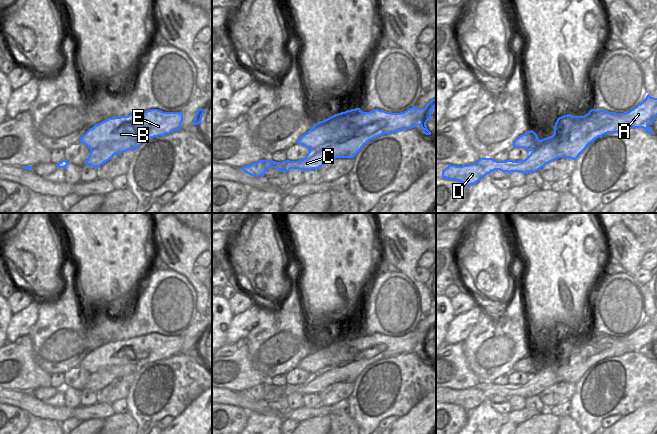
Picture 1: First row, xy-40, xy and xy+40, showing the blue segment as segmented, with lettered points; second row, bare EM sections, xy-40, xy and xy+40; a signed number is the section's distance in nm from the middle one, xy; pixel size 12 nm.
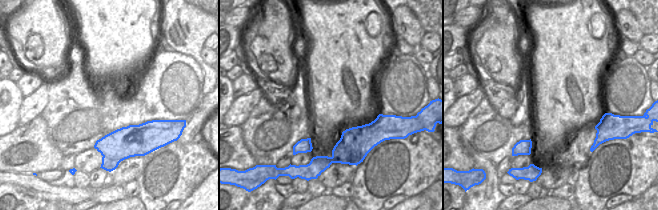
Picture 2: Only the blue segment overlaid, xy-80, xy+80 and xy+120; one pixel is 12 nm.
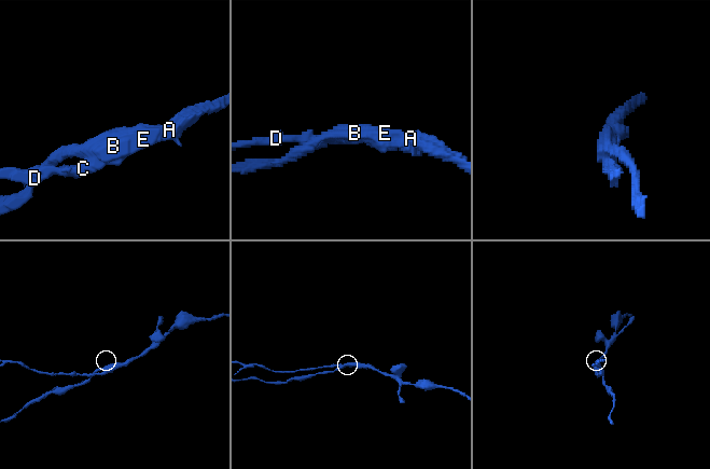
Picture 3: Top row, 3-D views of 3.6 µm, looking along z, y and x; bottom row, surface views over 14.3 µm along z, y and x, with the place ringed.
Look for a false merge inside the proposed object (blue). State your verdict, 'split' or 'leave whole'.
split

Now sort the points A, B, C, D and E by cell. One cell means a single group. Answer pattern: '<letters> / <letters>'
A B E / C D

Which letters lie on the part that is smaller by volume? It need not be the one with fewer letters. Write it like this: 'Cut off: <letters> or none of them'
Cut off: C, D

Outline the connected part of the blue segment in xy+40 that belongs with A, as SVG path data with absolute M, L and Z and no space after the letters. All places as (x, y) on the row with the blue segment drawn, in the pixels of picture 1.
M648 94L640 104L626 112L625 118L632 128L643 128L652 135L653 132L648 126L653 124L656 116L657 98Z

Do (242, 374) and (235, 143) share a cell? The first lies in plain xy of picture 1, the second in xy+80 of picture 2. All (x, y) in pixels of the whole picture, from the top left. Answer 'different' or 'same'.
same

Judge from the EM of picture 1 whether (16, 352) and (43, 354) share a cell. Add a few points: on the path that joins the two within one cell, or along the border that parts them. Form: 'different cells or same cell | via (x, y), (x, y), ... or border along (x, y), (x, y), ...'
different cells | border along (28, 334), (32, 342), (33, 360), (47, 373)

